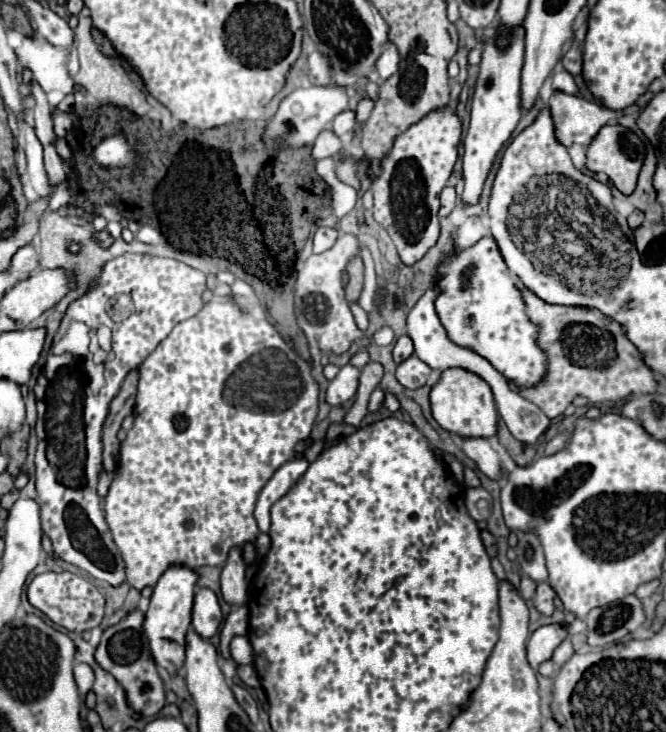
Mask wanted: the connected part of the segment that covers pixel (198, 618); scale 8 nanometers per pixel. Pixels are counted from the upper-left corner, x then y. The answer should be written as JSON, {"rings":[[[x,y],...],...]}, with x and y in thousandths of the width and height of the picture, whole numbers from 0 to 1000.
{"rings":[[[299,805],[293,810],[293,827],[290,827],[290,846],[287,854],[305,873],[317,873],[332,854],[332,829],[326,821],[326,813],[317,805]]]}

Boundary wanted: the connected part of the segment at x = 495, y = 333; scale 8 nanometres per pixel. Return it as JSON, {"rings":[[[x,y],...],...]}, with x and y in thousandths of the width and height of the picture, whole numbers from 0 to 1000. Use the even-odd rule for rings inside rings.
{"rings":[[[725,324],[710,337],[701,337],[701,340],[683,337],[680,348],[674,348],[671,354],[665,354],[656,362],[653,376],[656,376],[653,395],[659,398],[659,403],[653,408],[653,425],[656,425],[659,439],[665,441],[665,447],[671,452],[671,460],[683,471],[707,477],[710,482],[731,490],[761,520],[767,520],[779,531],[806,529],[809,523],[818,520],[818,515],[821,515],[821,482],[806,466],[812,447],[791,433],[788,411],[782,406],[779,392],[773,389],[773,376],[761,367],[758,357],[749,346],[746,329],[740,324]]]}

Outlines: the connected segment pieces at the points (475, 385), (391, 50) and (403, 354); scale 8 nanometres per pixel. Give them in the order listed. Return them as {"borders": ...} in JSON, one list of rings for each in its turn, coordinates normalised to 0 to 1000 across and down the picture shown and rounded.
{"borders":[[[[671,504],[647,531],[650,572],[674,592],[689,597],[740,597],[746,594],[746,561],[740,553],[740,537],[725,518],[692,504]]],[[[581,61],[572,81],[566,83],[566,102],[572,108],[584,108],[587,102],[593,102],[599,97],[599,86],[602,86],[602,78],[599,78],[596,67],[590,61]]],[[[611,458],[599,460],[596,469],[593,469],[593,474],[590,474],[590,490],[593,490],[593,496],[599,499],[602,493],[608,493],[617,485],[620,485],[620,469],[617,469],[617,463]]]]}

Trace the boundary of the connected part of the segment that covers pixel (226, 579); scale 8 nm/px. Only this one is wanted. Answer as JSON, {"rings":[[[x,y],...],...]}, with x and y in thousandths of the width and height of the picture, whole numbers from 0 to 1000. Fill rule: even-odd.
{"rings":[[[362,747],[344,753],[344,761],[332,780],[332,813],[344,827],[368,827],[371,821],[371,791],[368,766],[362,761]]]}

